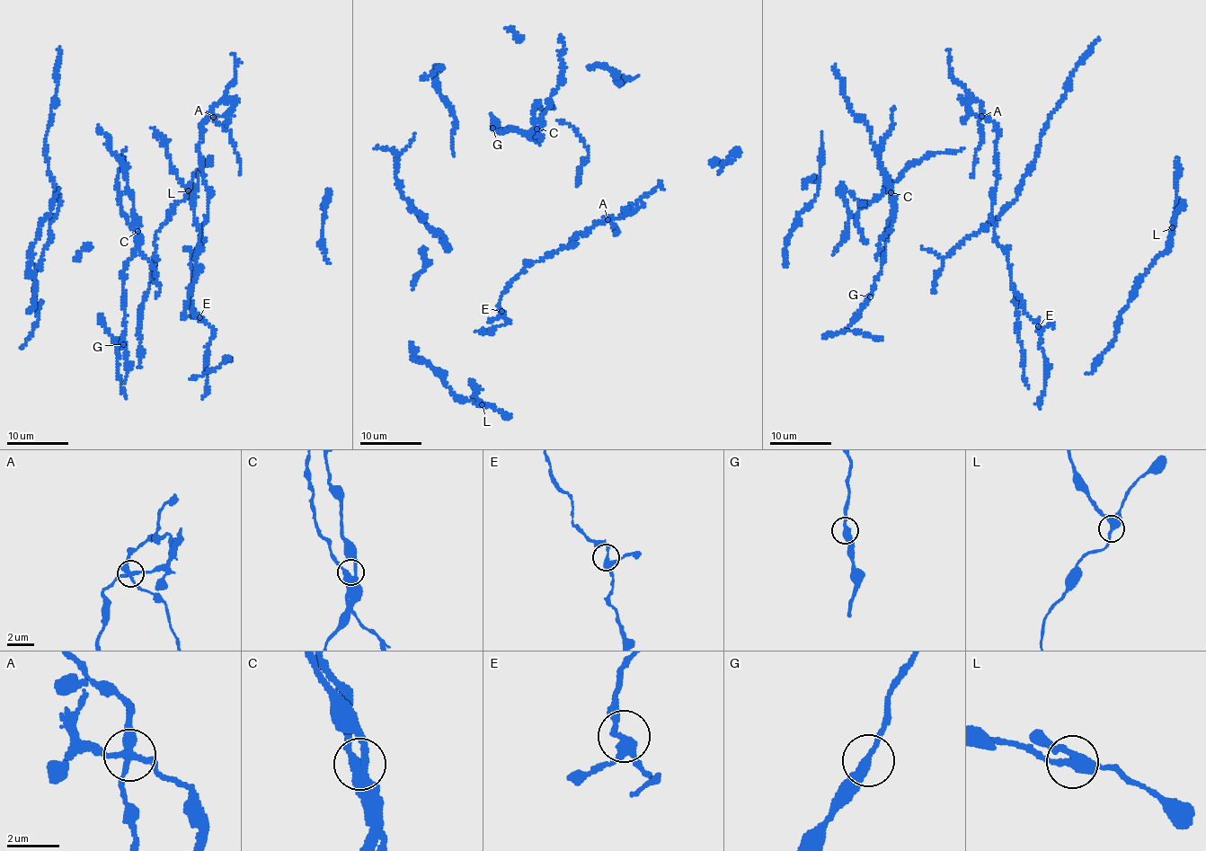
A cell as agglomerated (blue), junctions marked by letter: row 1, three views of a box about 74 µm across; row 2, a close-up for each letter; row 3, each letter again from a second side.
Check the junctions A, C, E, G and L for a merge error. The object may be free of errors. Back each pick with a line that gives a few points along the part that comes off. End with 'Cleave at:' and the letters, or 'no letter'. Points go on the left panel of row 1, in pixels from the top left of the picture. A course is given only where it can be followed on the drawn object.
A: course (213, 116), (213, 109), (226, 96), (226, 87), (235, 76), (235, 58), (232, 53)
Cleave at: A

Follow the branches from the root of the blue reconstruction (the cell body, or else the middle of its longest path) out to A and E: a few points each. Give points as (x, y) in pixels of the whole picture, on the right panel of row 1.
A: (1018, 296), (1010, 279), (1006, 252), (995, 242), (996, 222), (991, 217), (997, 181), (997, 126), (981, 115)
E: (1018, 296), (1024, 311), (1035, 319), (1038, 326)

